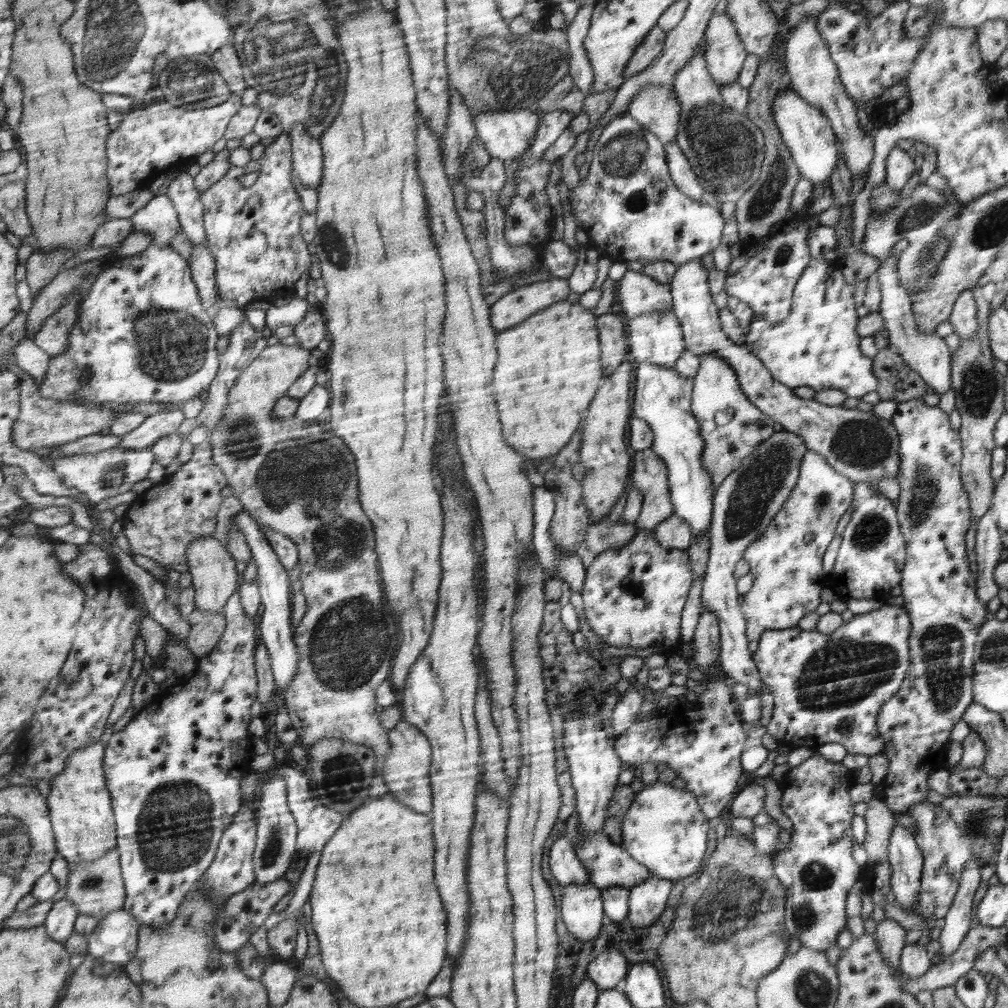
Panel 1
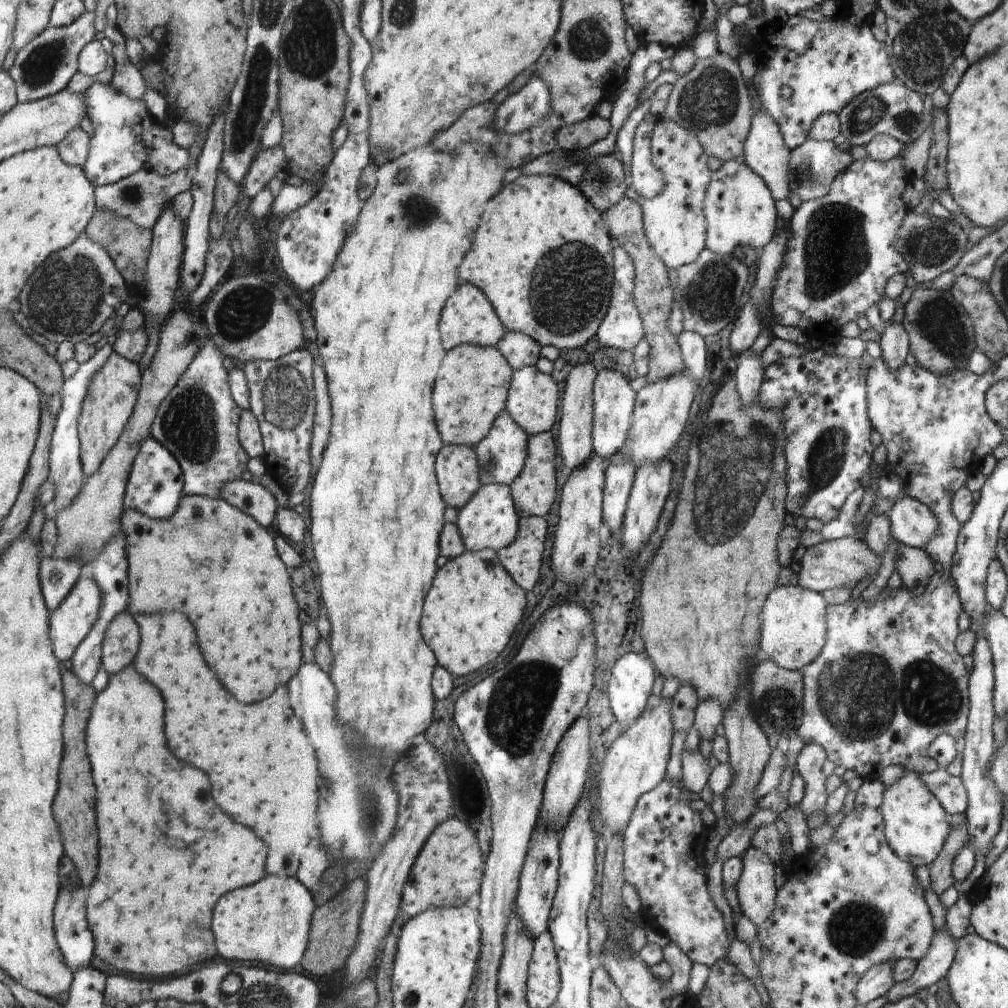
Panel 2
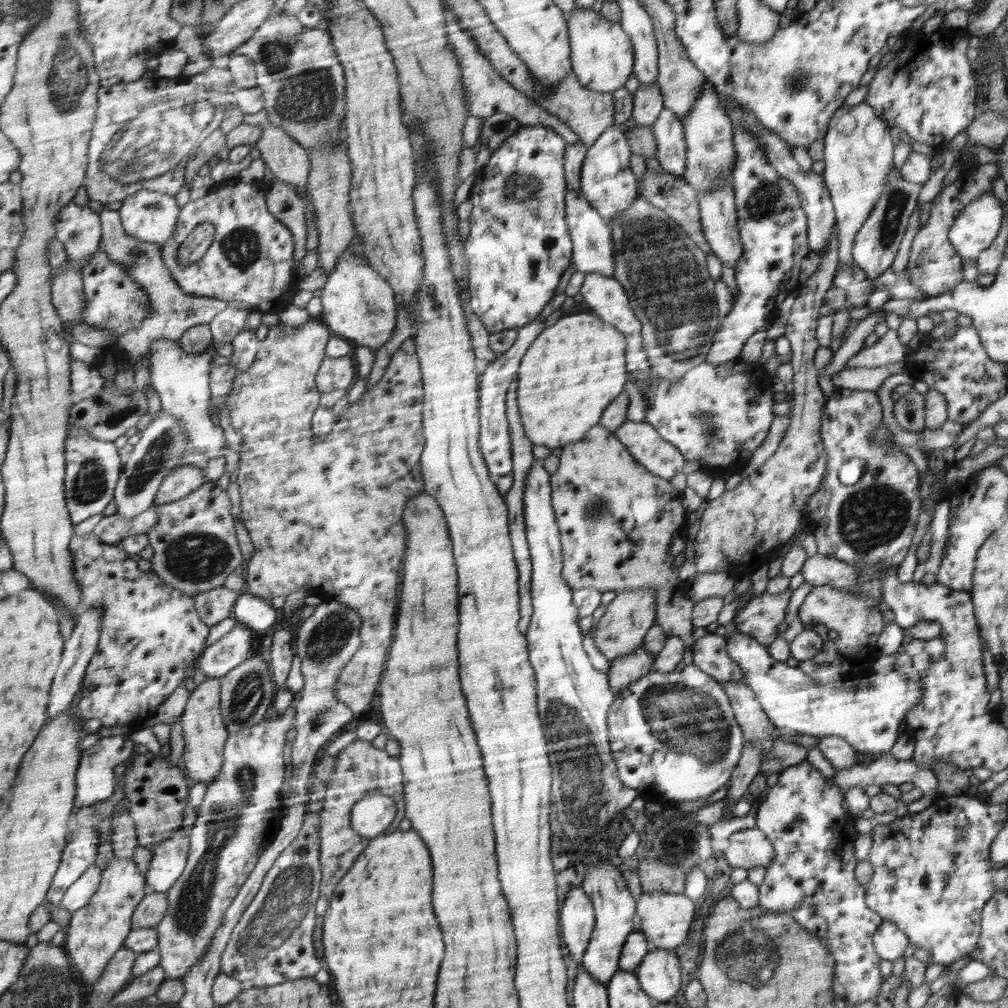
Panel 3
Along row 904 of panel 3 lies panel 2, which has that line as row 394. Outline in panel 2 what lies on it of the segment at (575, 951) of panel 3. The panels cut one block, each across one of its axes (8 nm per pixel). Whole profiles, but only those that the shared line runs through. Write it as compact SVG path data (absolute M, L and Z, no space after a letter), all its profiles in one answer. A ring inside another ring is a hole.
M591 362L574 366L568 373L562 393L562 416L558 423L558 444L566 475L581 467L593 454L593 382L597 377L597 368Z

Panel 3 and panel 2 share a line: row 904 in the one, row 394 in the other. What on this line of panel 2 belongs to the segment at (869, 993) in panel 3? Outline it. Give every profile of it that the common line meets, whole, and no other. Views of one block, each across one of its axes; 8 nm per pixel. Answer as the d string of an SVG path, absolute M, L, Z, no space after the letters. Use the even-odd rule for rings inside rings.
M822 348L805 351L802 356L799 357L784 357L776 360L775 363L769 364L765 368L765 373L761 382L759 390L758 400L763 407L780 407L784 414L784 432L786 432L786 462L788 462L788 470L786 470L786 504L785 509L793 514L793 516L804 516L804 518L818 518L822 522L827 523L834 520L842 505L846 500L846 496L851 492L854 492L856 488L860 486L860 480L864 476L866 470L868 470L868 454L866 452L872 452L874 446L870 442L870 436L872 436L873 421L869 416L868 404L867 404L867 392L868 392L868 380L867 372L862 370L861 358L850 358L840 354L834 349L832 354L827 354Z

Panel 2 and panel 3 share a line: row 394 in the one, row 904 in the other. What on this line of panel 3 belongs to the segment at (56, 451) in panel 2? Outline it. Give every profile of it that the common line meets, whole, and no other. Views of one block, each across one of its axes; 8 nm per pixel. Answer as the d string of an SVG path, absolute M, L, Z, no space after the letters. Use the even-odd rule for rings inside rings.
M94 863L88 872L69 888L63 900L63 905L73 913L84 908L91 901L91 898L94 898L94 895L101 887L102 881L103 870Z

